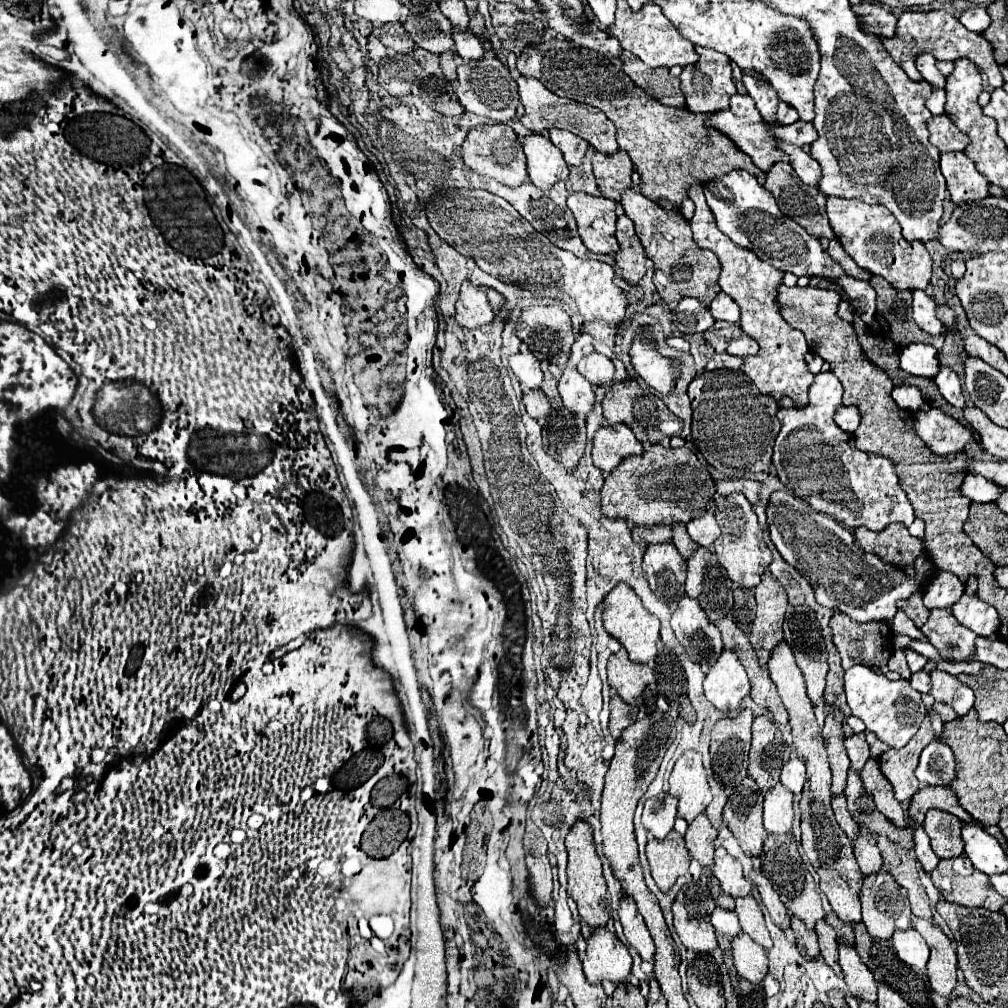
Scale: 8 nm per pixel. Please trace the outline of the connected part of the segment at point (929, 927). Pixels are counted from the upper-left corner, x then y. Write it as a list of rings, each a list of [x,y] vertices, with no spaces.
[[[913,916],[913,928],[925,938],[927,946],[931,948],[931,958],[927,962],[927,978],[931,988],[939,994],[949,998],[957,984],[957,954],[951,946],[945,932],[931,920],[923,920]]]

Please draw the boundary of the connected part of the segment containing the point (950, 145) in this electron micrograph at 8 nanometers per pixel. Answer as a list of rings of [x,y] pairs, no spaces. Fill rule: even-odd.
[[[931,116],[927,122],[927,130],[931,134],[929,142],[941,152],[965,150],[971,142],[947,116]]]

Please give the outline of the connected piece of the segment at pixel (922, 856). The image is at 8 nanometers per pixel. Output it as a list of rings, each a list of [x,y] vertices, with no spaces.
[[[909,816],[907,820],[909,820],[909,826],[915,826],[915,832],[913,832],[915,856],[917,856],[917,860],[921,862],[921,866],[923,866],[925,872],[933,872],[935,866],[939,864],[939,858],[937,858],[937,856],[933,854],[933,850],[931,850],[929,836],[927,836],[927,832],[921,828],[921,824],[915,824],[915,822],[913,822],[911,816]]]

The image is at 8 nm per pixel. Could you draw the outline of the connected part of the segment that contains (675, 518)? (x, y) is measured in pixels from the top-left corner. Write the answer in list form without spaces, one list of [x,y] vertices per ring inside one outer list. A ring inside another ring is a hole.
[[[651,444],[643,454],[623,458],[623,462],[605,478],[601,490],[601,510],[609,518],[625,518],[629,526],[687,524],[715,506],[715,482],[697,456],[681,448]]]

